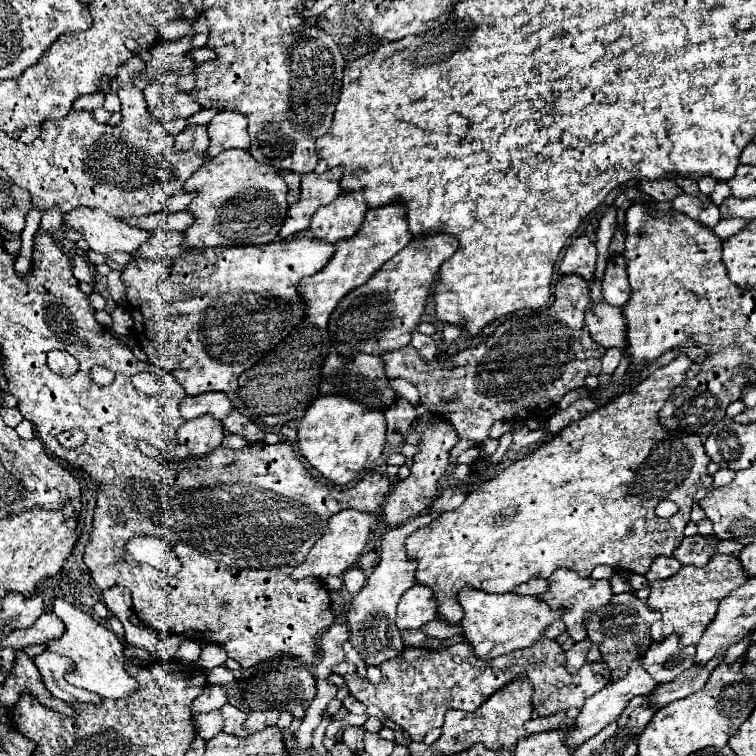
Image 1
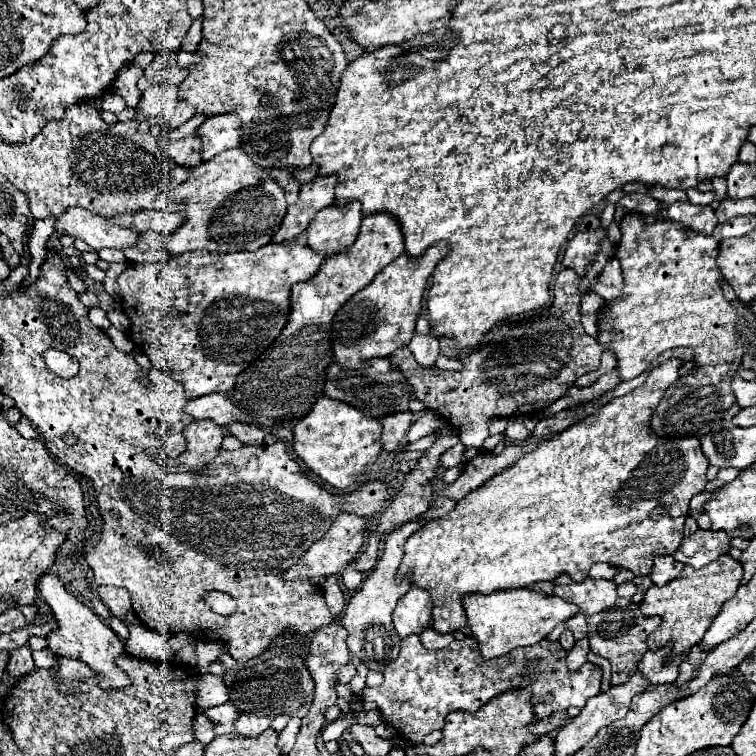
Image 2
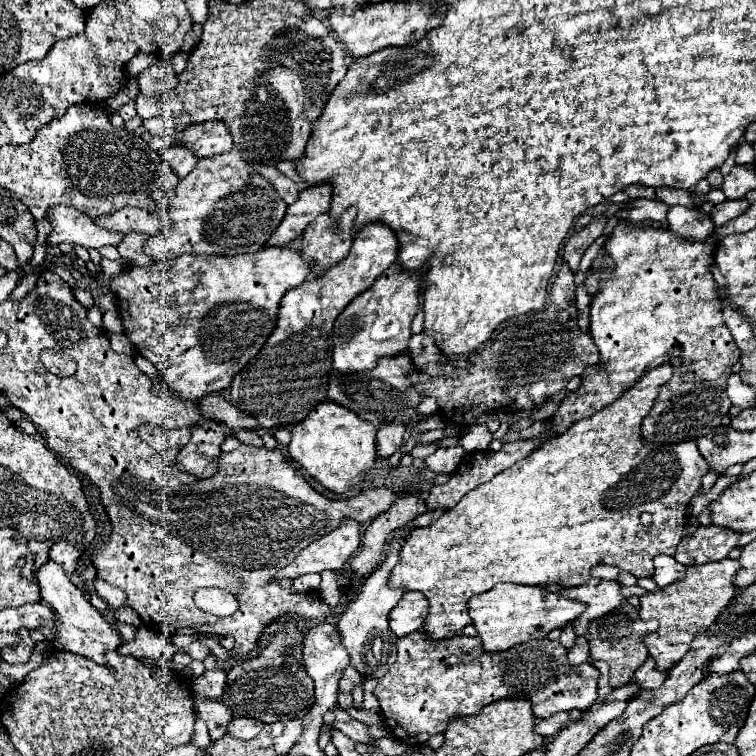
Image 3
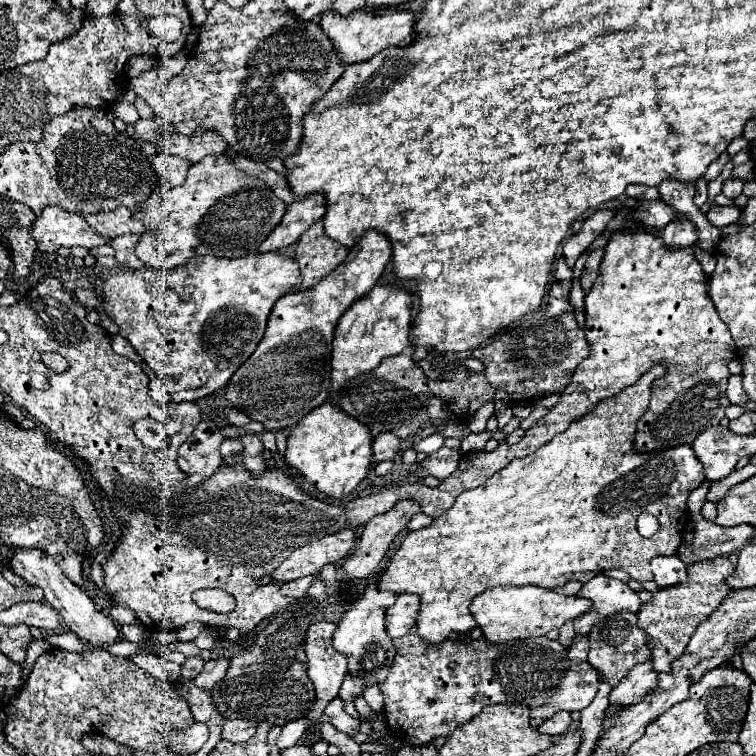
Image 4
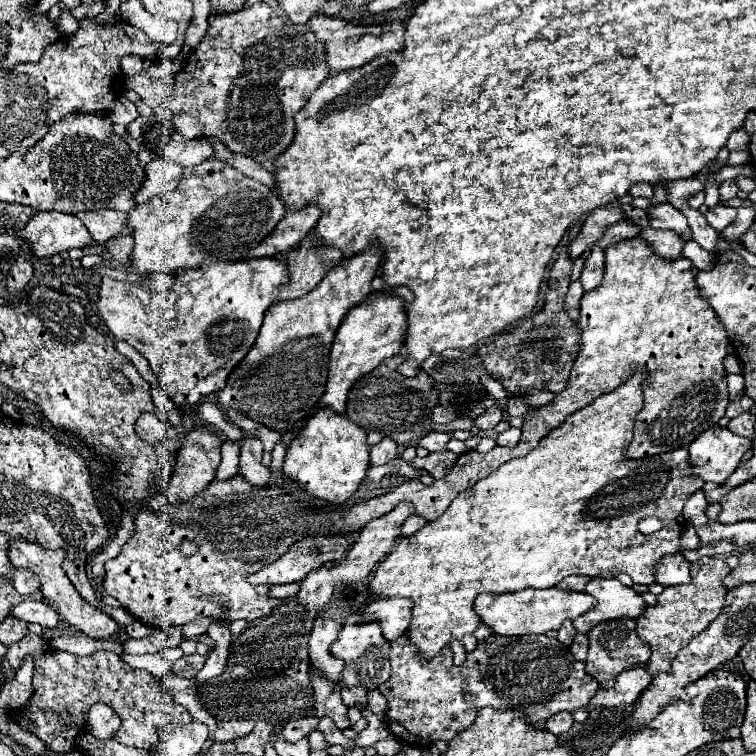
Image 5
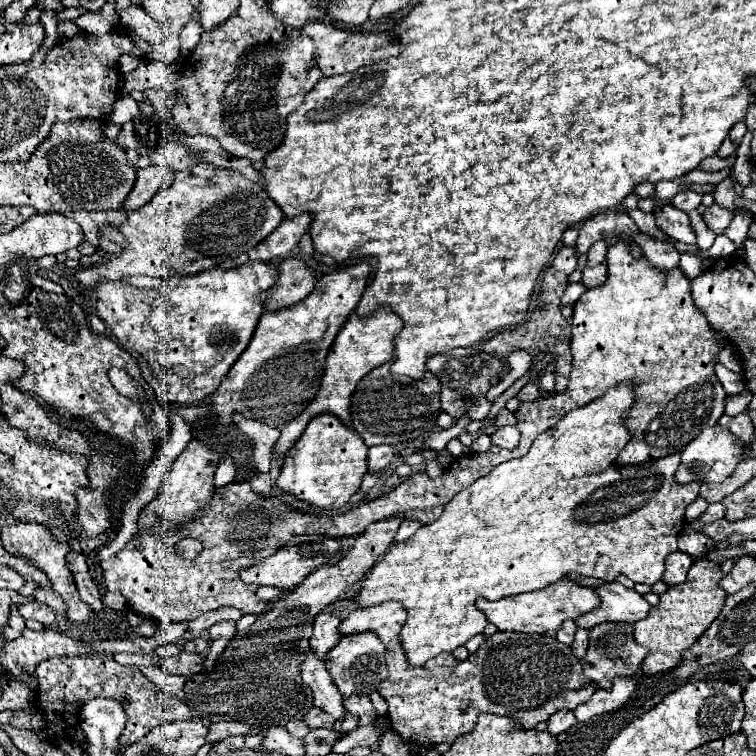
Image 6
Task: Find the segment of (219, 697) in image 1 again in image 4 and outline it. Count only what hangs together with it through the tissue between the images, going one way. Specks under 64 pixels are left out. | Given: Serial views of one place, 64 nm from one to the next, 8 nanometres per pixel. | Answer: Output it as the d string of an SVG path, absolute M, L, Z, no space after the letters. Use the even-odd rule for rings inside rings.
M214 658L204 666L204 670L194 680L194 684L202 690L212 690L226 676L226 670L228 670L228 662L224 658Z

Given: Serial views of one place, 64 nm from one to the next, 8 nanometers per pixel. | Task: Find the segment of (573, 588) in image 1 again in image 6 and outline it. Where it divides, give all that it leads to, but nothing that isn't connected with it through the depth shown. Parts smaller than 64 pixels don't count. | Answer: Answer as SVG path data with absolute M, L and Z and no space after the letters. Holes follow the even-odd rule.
M604 582L596 588L600 598L598 610L592 610L576 618L576 626L594 628L602 622L628 622L634 624L648 616L650 604L632 588L622 586L620 582Z

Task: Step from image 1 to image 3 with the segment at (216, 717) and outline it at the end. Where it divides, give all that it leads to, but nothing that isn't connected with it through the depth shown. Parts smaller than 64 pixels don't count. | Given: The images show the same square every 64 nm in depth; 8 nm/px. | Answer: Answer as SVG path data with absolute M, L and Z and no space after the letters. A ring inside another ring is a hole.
M196 720L196 724L194 724L194 738L192 738L192 742L196 744L196 746L200 746L200 748L206 748L208 744L210 744L210 734L208 734L208 728L206 728L206 724L204 724L204 720Z

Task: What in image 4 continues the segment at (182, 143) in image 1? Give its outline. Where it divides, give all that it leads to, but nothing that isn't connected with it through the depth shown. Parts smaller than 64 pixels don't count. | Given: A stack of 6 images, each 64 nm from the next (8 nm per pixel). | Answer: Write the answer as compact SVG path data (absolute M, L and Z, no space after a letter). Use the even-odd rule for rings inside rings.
M160 152L154 158L154 168L162 178L162 184L160 184L162 188L180 186L184 182L184 178L186 178L186 172L188 172L190 166L192 164L188 160L178 158L178 156L170 154L170 152Z

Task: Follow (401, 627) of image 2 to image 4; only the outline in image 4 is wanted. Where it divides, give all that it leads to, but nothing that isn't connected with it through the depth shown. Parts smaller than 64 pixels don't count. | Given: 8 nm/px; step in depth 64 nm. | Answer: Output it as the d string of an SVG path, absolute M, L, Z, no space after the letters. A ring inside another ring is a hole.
M400 594L396 604L386 610L386 630L392 638L400 638L416 626L420 612L420 596Z

